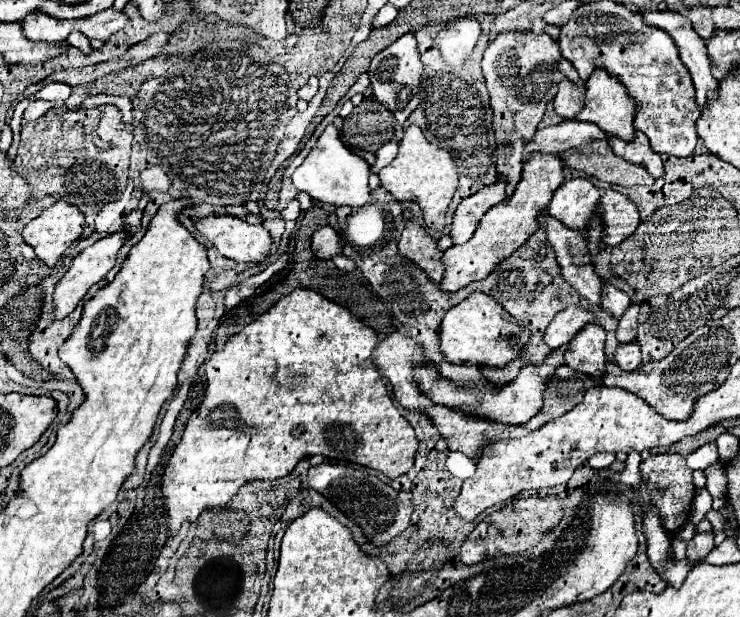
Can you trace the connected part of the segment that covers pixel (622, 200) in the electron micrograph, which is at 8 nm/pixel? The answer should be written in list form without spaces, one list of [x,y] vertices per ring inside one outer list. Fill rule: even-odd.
[[[606,189],[600,197],[600,217],[604,221],[604,243],[610,247],[620,245],[640,223],[636,205],[614,189]]]

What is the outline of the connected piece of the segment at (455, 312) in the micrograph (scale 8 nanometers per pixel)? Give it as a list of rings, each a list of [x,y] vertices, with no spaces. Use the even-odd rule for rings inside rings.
[[[472,293],[444,315],[440,325],[440,353],[446,357],[448,363],[454,365],[474,363],[504,367],[520,355],[522,347],[528,341],[528,335],[530,331],[526,329],[524,333],[516,319],[512,319],[512,315],[508,315],[490,295]]]

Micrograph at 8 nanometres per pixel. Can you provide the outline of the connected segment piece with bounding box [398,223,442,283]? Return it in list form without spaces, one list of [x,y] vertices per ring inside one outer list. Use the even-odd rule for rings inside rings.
[[[406,223],[402,237],[398,241],[398,253],[406,259],[412,259],[434,283],[442,279],[442,251],[438,251],[436,241],[416,223]]]

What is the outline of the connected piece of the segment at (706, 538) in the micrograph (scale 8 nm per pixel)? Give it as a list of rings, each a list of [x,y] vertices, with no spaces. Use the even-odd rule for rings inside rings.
[[[712,531],[696,533],[688,545],[686,555],[690,561],[702,561],[712,549],[714,549],[714,533]]]

